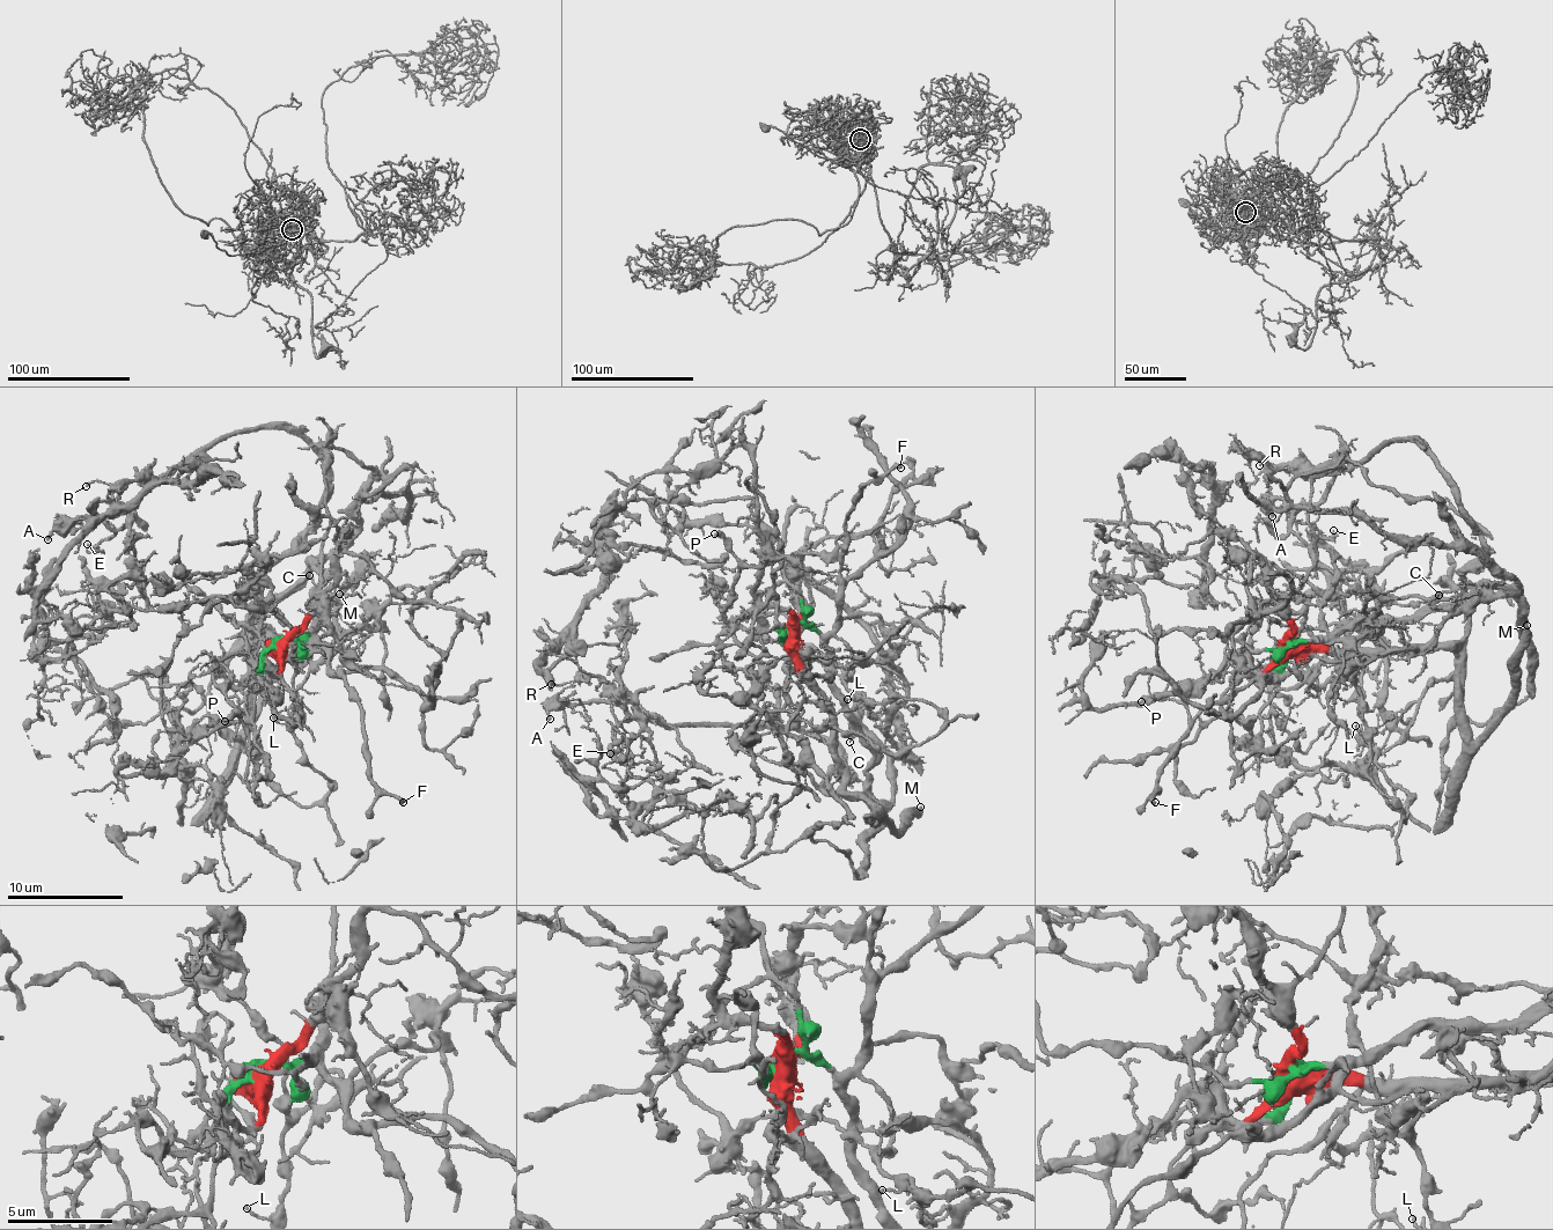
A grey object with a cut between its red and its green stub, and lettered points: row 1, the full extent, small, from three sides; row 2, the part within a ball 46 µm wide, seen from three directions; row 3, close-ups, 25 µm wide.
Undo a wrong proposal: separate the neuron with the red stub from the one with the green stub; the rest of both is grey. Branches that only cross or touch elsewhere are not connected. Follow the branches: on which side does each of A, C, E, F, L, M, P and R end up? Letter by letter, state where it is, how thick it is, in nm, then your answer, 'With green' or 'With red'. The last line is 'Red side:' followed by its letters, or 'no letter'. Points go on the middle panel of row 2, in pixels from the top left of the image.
A: Place: (550, 719). Thickness 180 nm. With red
C: Place: (849, 742). Thickness 120 nm. With green
E: Place: (610, 753). Thickness 190 nm. With red
F: Place: (900, 468). Thickness 280 nm. With green
L: Place: (847, 699). Thickness 100 nm. With green
M: Place: (920, 807). Thickness 260 nm. With red
P: Place: (714, 534). Thickness 320 nm. With green
R: Place: (551, 684). Thickness 100 nm. With red
Red side: A, E, M, R

